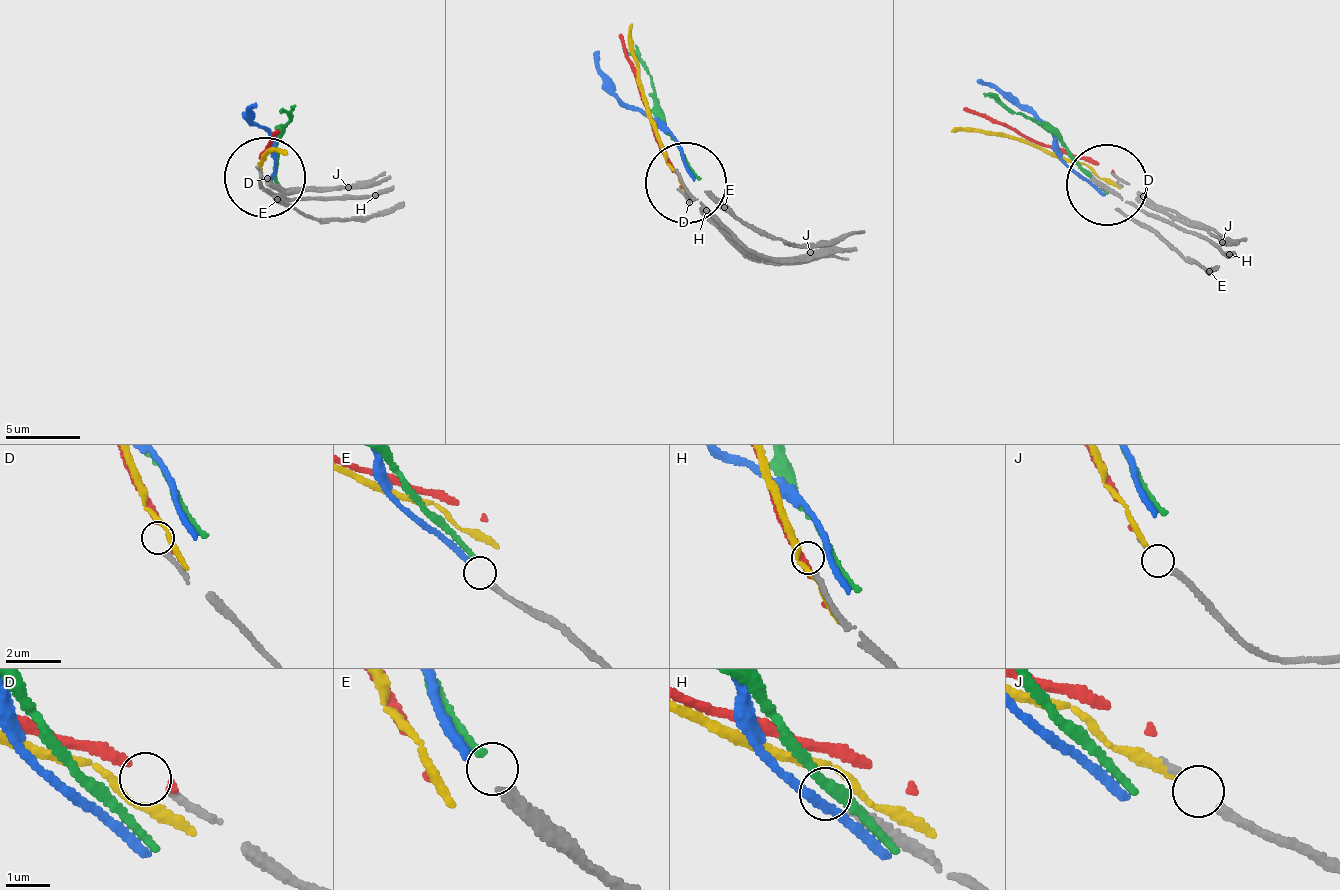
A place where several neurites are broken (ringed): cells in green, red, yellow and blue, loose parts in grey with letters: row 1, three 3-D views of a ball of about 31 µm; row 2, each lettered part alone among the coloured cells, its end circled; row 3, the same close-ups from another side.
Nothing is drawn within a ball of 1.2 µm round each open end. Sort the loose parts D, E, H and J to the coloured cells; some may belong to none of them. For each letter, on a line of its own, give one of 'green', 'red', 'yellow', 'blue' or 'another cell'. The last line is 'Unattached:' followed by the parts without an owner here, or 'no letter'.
D: another cell
E: blue
H: another cell
J: yellow
Unattached: D, H

